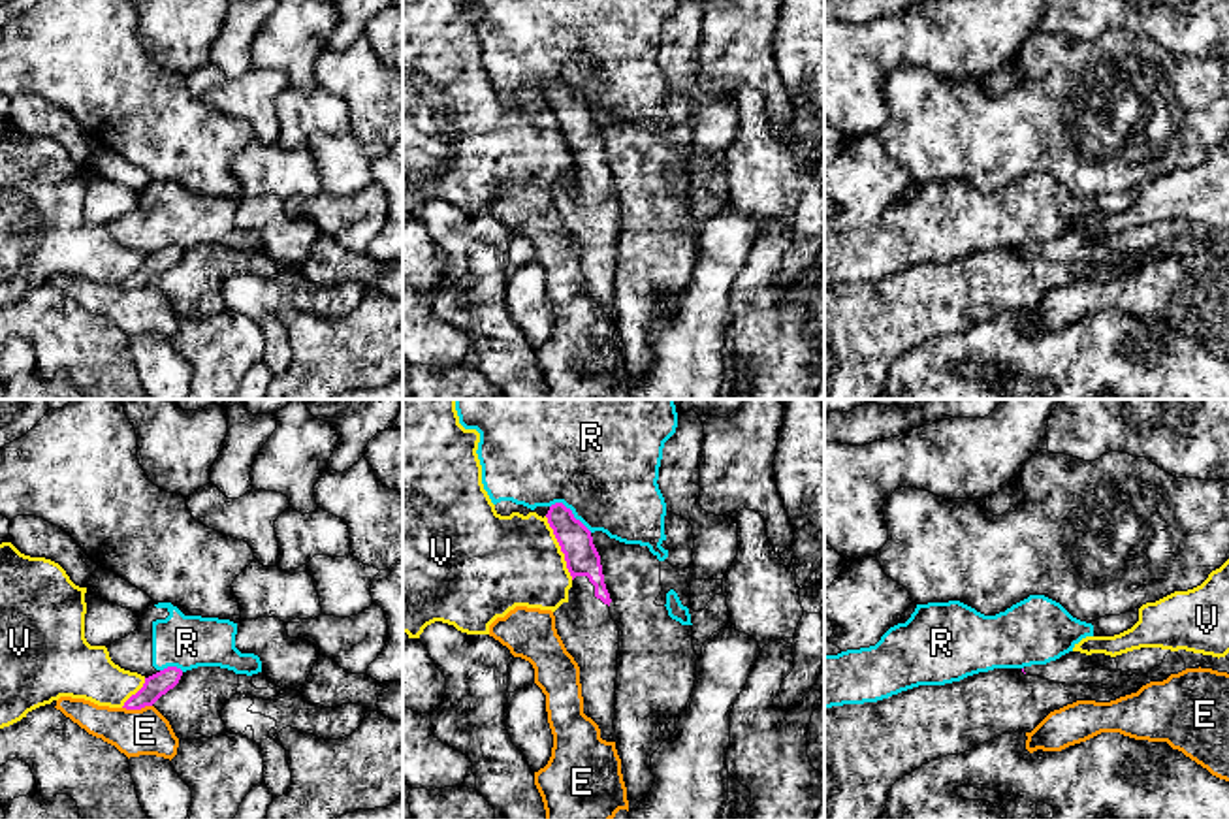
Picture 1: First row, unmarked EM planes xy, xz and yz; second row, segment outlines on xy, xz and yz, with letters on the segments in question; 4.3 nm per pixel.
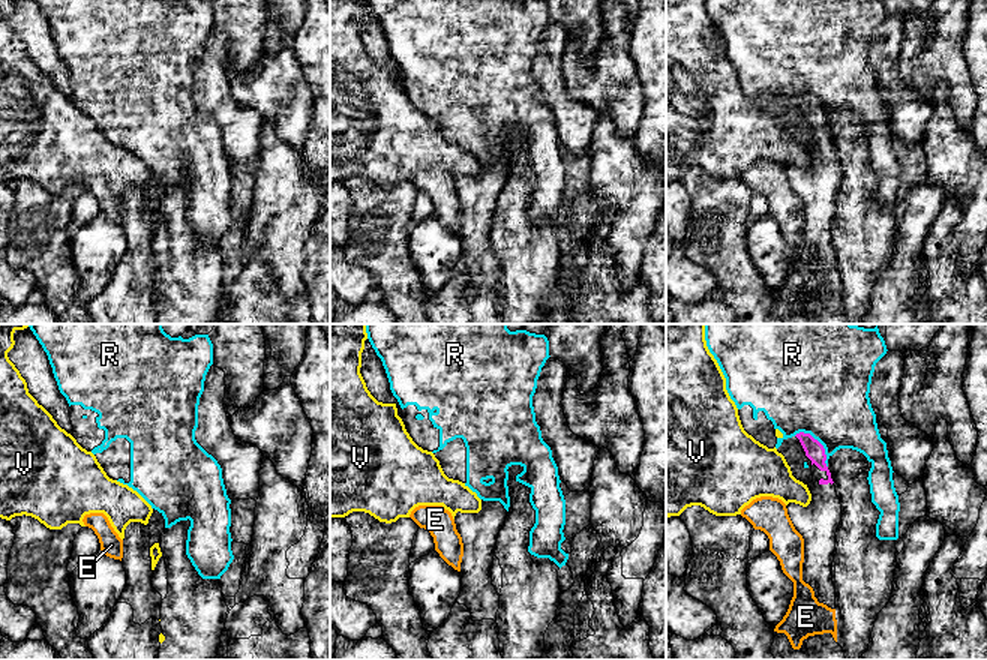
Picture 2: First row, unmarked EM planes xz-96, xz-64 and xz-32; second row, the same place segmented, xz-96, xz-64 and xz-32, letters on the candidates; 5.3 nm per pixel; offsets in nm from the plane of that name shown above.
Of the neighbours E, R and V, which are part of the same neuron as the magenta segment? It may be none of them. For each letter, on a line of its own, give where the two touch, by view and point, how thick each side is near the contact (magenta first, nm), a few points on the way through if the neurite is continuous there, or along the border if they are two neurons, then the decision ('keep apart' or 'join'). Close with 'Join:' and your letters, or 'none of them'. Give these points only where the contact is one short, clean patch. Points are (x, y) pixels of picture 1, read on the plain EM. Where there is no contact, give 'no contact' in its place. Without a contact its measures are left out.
E: xy (136, 287) | 100/200 nm | keep apart
R: xz (571, 91) | 140/440 nm | keep apart
V: xz (561, 127) | 140/400 nm | keep apart
Join: none of them

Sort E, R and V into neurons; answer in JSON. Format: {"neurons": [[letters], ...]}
{"neurons": [["E"], ["R"], ["V"]]}

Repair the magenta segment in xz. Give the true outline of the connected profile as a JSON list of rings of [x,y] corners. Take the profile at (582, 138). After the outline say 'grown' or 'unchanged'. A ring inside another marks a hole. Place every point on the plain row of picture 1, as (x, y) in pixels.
[[[563,81],[551,83],[546,96],[561,130],[565,132],[567,147],[574,158],[568,168],[568,179],[553,190],[555,207],[567,230],[580,245],[583,292],[599,303],[602,318],[614,320],[619,209],[610,192],[612,177],[604,162],[600,134],[593,122],[591,109],[576,98],[572,88]]]; grown

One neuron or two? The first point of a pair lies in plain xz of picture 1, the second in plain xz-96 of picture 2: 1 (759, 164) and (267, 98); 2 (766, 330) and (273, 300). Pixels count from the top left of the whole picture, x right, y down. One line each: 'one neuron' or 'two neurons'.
1: two neurons
2: one neuron

